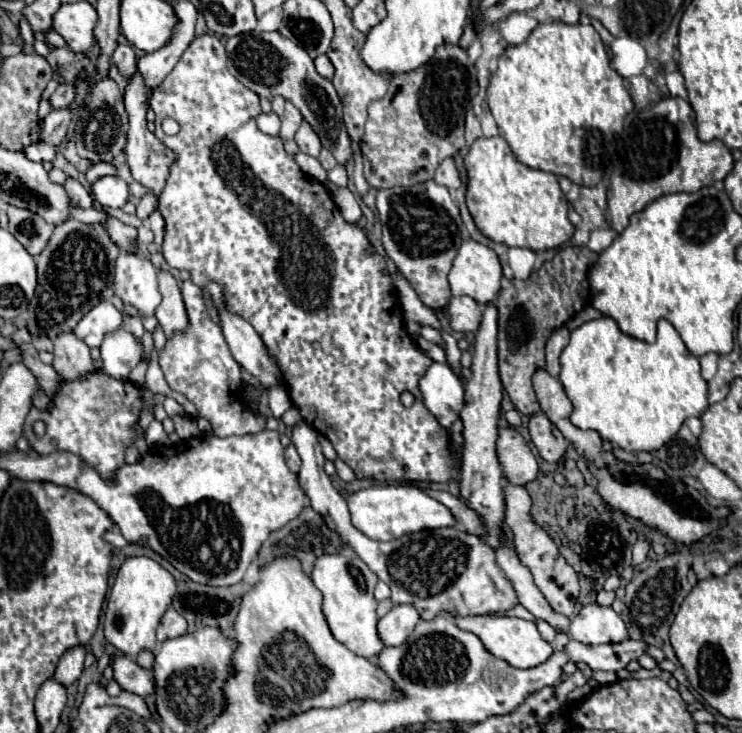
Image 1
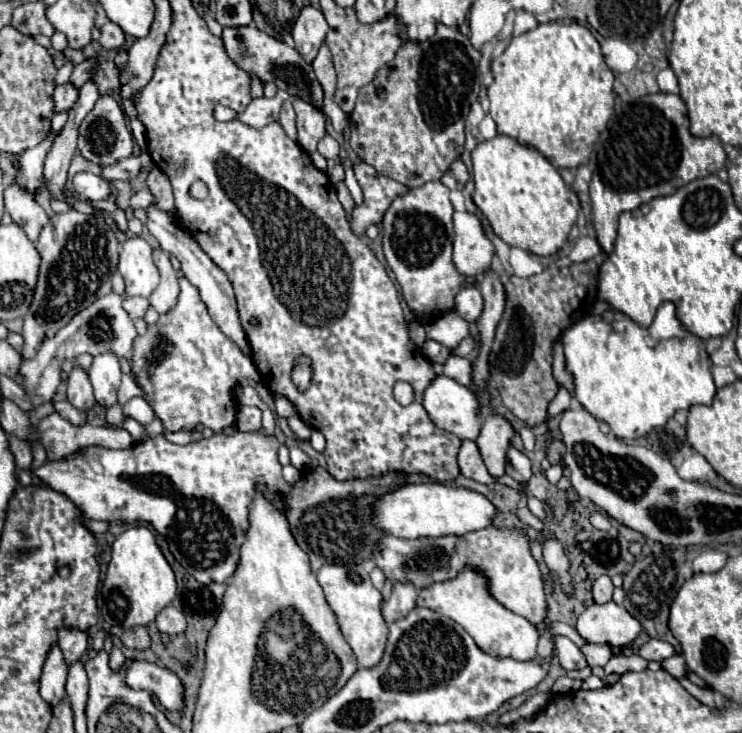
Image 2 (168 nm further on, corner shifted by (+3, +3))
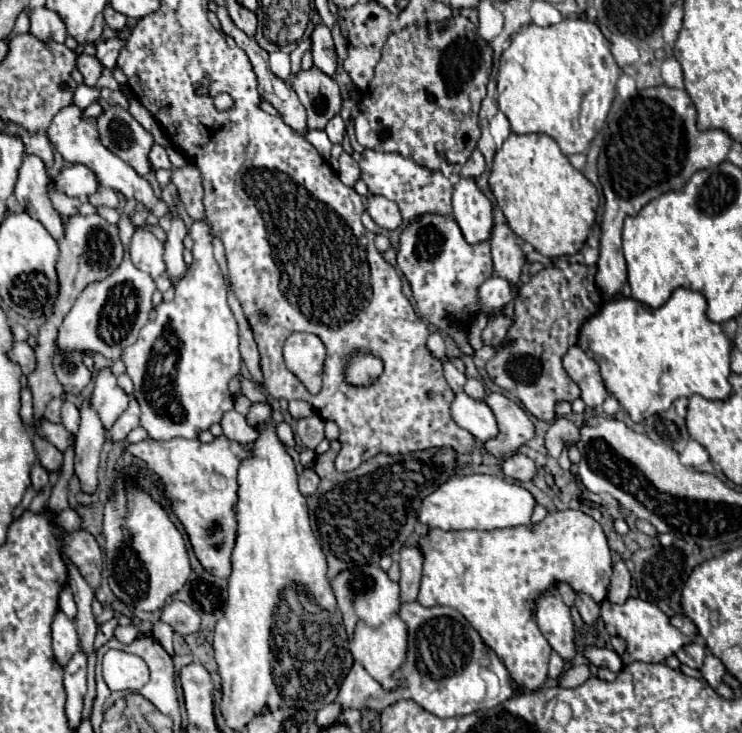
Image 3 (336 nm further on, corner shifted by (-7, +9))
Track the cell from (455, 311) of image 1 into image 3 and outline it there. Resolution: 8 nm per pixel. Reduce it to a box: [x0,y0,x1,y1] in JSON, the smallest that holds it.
[478,277,512,313]

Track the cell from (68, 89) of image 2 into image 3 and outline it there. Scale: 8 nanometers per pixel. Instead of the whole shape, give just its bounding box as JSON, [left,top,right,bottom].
[78,55,102,87]

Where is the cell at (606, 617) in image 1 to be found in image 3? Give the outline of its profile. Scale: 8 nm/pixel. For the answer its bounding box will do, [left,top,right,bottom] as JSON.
[600,597,692,665]

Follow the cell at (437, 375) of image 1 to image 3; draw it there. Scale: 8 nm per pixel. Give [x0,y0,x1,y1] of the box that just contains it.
[450,391,498,443]

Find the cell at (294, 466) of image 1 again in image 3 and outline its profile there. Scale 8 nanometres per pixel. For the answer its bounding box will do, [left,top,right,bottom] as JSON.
[298,469,318,495]

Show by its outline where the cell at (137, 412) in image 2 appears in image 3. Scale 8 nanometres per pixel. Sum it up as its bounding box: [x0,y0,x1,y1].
[92,367,130,427]

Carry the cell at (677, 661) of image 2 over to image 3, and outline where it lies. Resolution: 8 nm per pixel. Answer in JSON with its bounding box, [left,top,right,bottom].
[698,655,726,689]

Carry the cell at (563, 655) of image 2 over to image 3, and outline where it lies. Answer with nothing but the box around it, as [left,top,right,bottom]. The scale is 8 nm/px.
[584,645,622,673]

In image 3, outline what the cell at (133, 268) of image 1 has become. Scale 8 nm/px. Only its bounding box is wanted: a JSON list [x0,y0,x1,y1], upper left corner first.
[130,231,166,279]

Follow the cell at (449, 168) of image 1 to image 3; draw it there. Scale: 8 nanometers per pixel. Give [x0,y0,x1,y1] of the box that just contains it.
[460,149,486,177]

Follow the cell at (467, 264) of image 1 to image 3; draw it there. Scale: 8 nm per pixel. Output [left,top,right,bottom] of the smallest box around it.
[452,179,494,245]

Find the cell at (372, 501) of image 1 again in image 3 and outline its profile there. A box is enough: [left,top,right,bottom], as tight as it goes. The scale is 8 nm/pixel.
[418,475,534,531]

